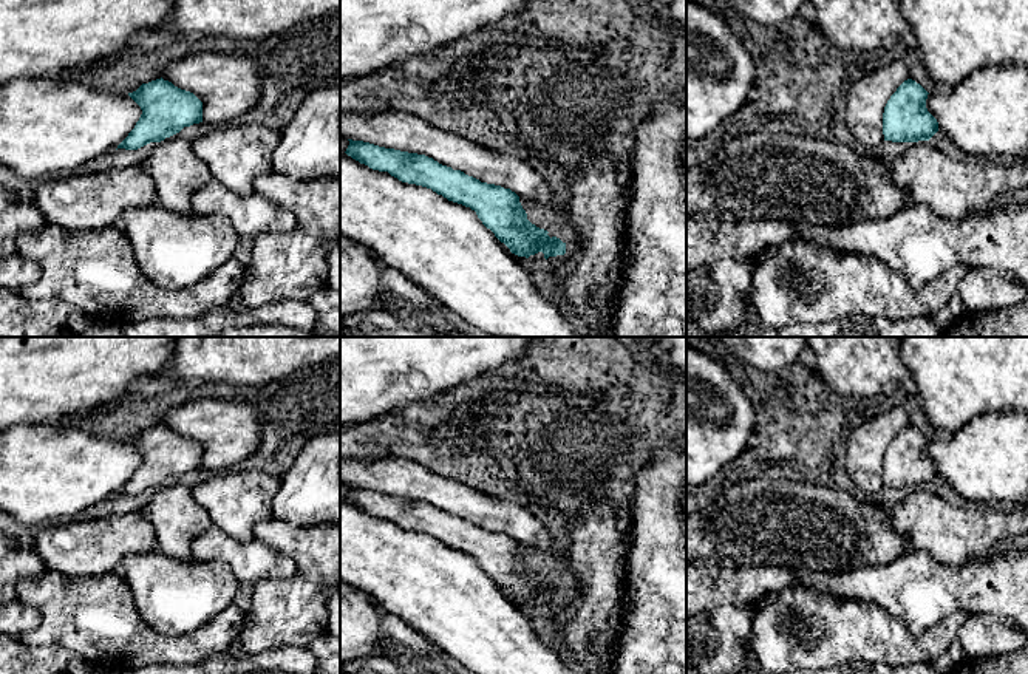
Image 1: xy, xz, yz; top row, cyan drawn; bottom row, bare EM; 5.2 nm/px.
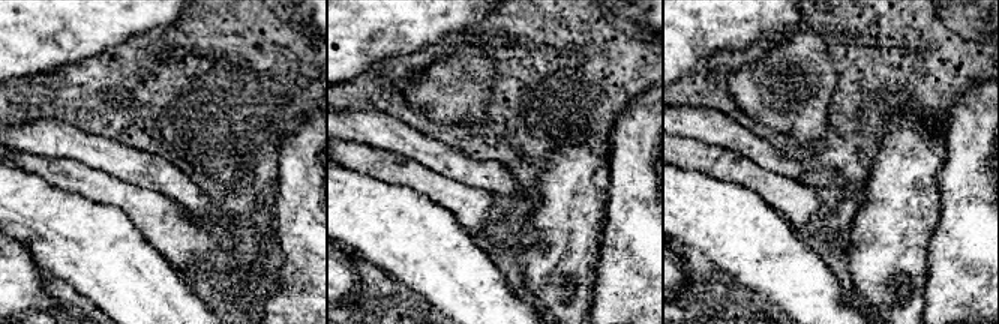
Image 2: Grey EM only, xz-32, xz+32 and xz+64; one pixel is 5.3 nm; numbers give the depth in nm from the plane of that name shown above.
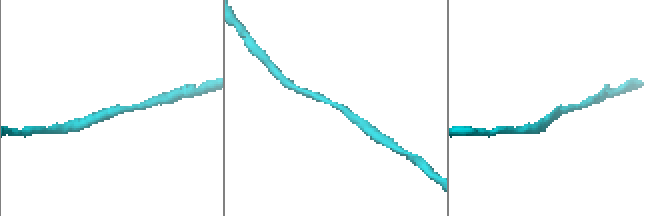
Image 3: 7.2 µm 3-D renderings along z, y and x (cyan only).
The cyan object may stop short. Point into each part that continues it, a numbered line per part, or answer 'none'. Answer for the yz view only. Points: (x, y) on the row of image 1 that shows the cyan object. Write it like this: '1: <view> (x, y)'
none

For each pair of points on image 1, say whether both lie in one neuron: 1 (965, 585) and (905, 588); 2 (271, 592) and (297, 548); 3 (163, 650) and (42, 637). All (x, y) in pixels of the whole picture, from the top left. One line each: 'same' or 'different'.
1: same
2: same
3: same

